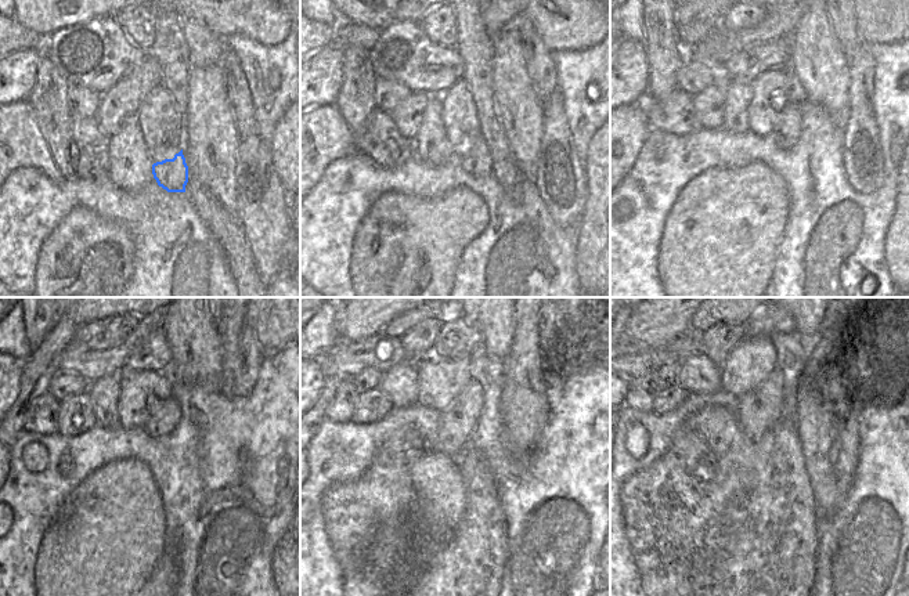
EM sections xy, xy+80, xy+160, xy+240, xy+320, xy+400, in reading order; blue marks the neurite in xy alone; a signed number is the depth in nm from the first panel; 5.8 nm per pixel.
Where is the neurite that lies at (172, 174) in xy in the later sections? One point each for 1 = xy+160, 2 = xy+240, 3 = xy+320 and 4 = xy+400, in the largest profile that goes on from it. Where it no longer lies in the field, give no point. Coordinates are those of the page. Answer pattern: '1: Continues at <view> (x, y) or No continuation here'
1: Continues at xy+160 (786, 129)
2: Continues at xy+240 (161, 422)
3: Continues at xy+320 (457, 422)
4: Continues at xy+400 (758, 410).

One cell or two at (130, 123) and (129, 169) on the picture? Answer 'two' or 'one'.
one

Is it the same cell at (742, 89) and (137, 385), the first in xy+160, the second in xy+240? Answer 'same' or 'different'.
different

